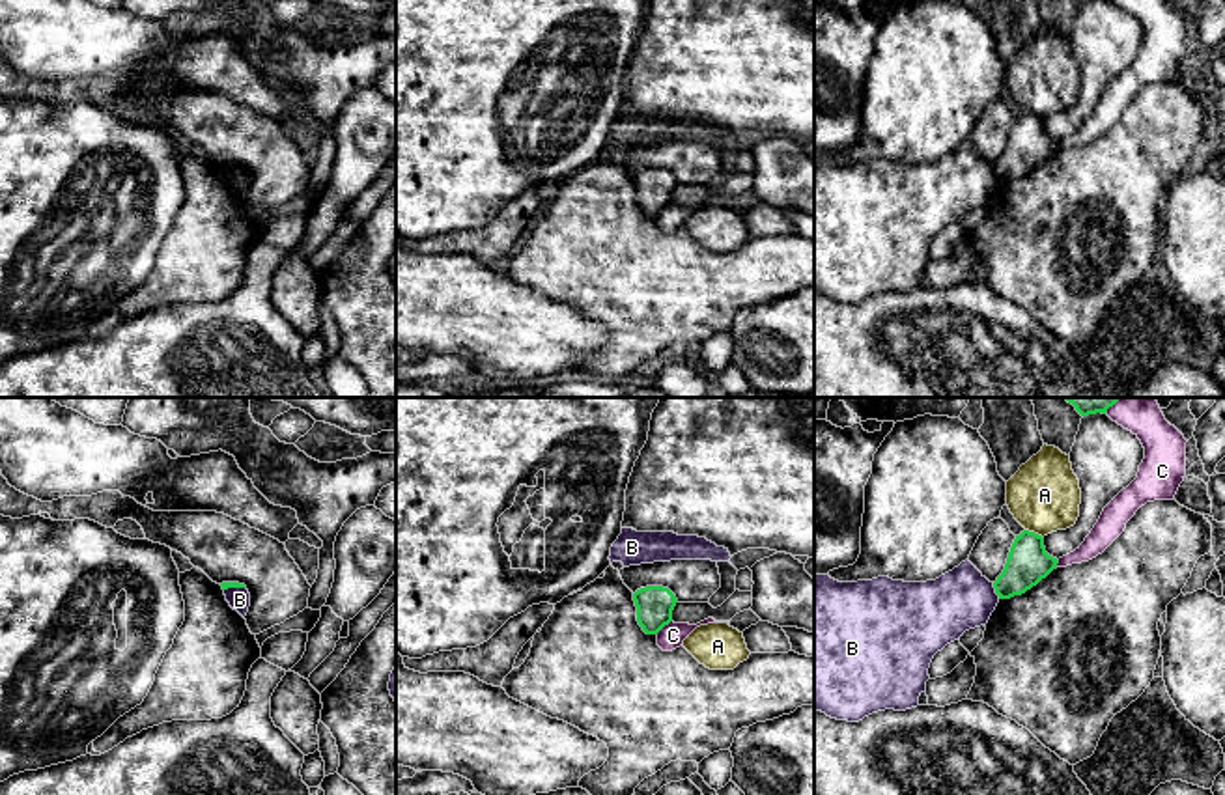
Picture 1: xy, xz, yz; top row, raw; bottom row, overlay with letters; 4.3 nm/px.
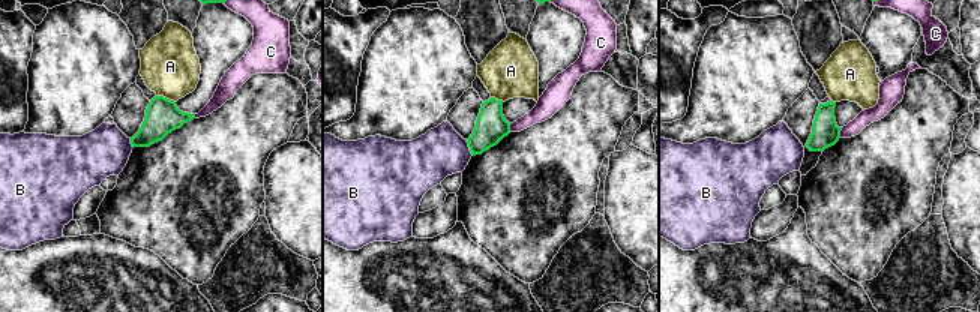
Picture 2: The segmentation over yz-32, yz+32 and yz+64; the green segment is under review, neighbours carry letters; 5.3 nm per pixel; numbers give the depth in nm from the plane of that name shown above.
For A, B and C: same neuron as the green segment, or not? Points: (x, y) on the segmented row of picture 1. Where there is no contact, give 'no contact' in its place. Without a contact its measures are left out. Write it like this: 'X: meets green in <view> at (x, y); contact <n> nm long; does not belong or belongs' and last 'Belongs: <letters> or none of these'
A: meets green in yz at (1033, 532); contact 90 nm long; does not belong
B: meets green in yz at (996, 590); contact 80 nm long; does not belong
C: meets green in xz at (663, 626); contact 90 nm long; does not belong
Belongs: none of these

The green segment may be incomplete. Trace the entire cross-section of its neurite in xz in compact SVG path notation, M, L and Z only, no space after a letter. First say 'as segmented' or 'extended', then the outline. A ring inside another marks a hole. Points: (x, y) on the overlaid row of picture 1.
as segmented; M646 586L633 593L637 621L646 635L657 635L672 621L676 595L663 586Z

